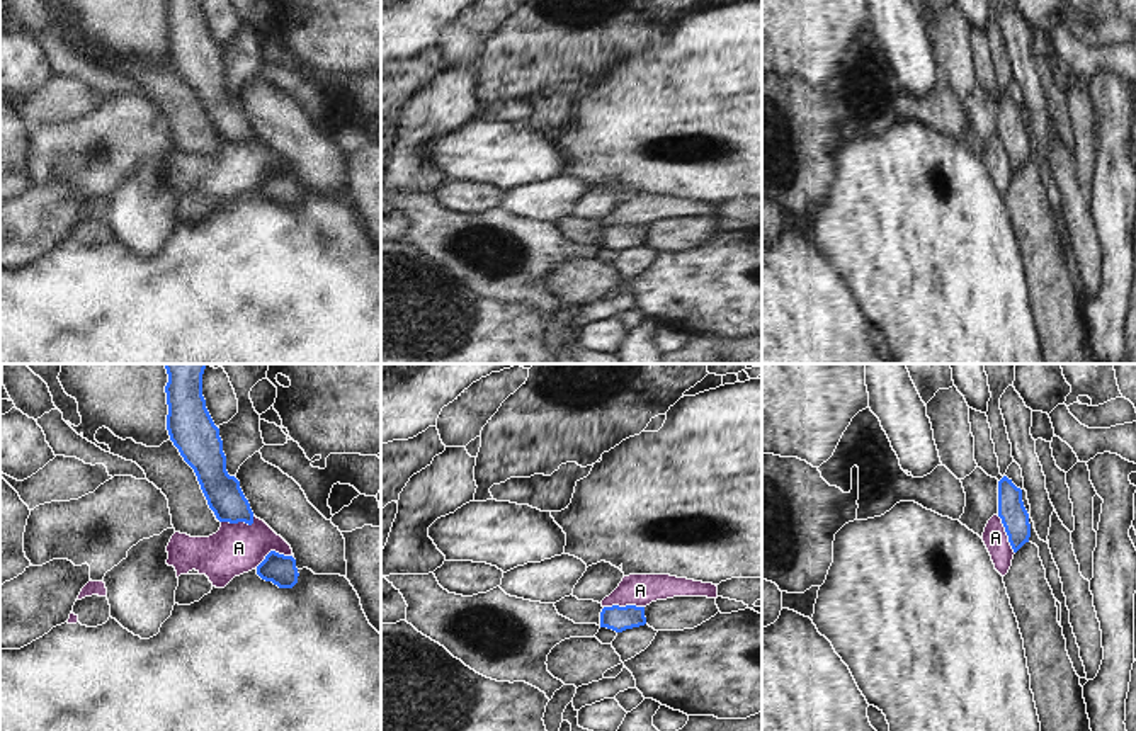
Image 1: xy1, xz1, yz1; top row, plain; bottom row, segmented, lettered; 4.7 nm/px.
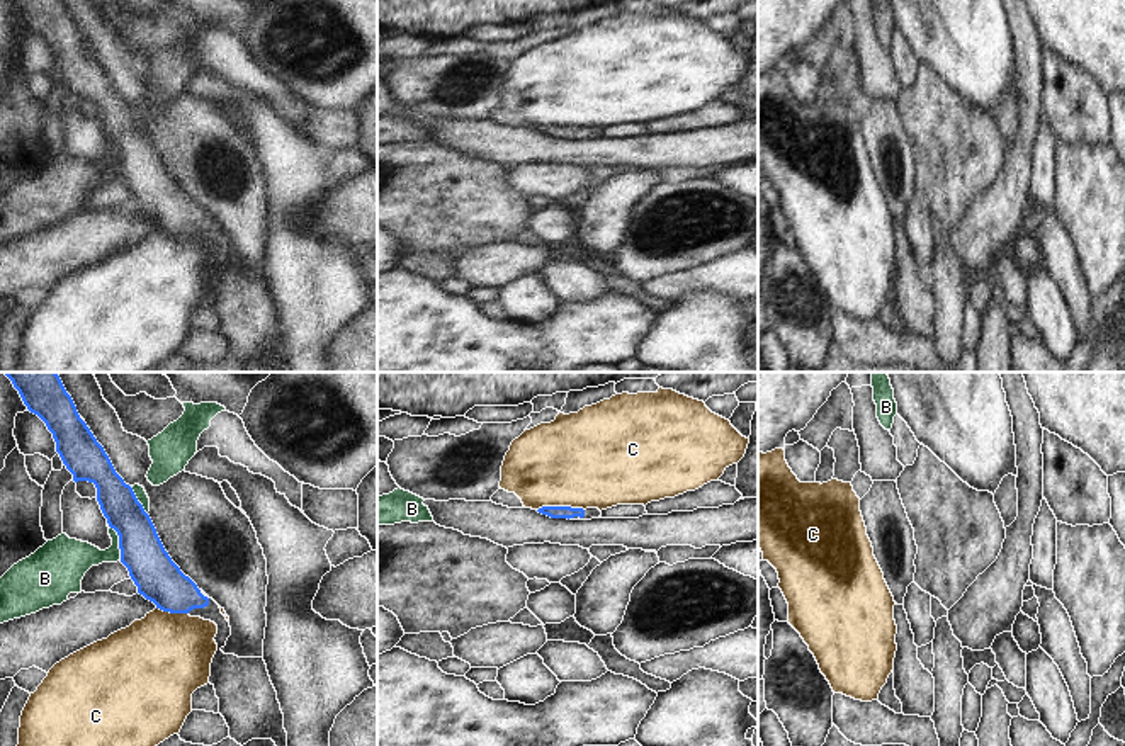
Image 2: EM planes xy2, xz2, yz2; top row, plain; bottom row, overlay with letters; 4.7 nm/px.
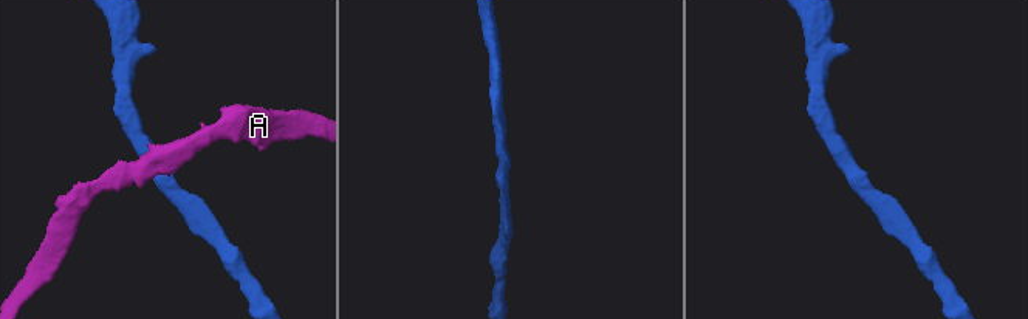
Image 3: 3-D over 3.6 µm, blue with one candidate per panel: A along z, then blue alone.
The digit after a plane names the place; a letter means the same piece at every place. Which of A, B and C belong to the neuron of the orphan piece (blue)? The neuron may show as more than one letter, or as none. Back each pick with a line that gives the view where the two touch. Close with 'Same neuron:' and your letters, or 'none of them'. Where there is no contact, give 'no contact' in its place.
Same neuron: none of them

